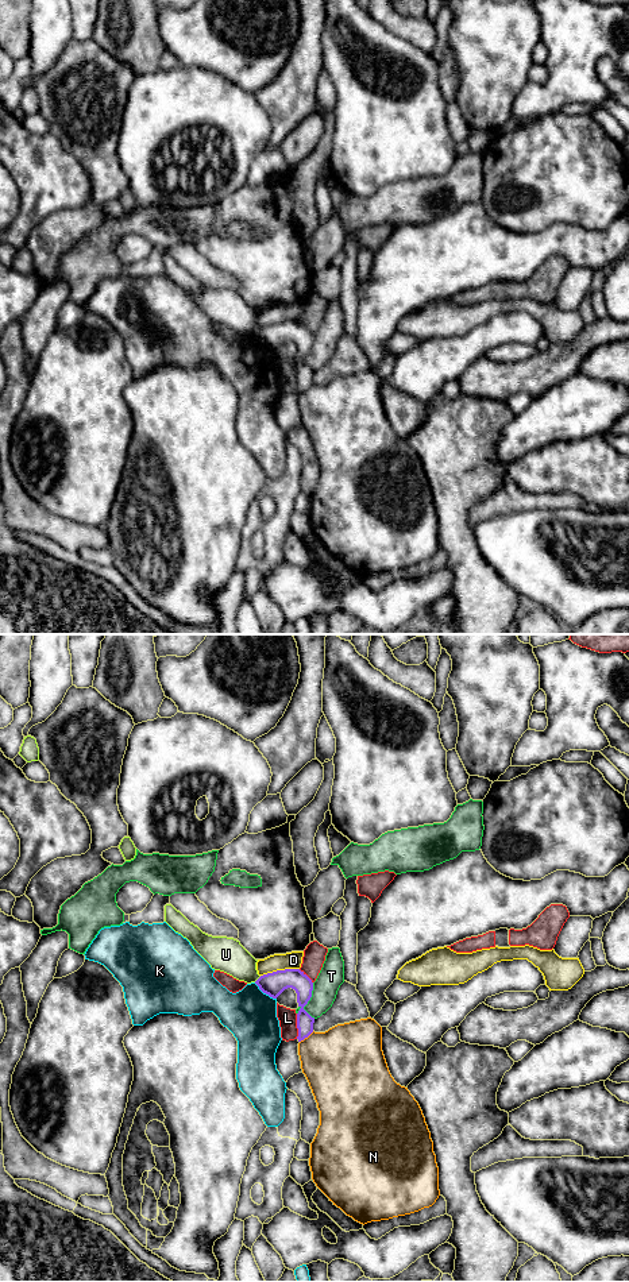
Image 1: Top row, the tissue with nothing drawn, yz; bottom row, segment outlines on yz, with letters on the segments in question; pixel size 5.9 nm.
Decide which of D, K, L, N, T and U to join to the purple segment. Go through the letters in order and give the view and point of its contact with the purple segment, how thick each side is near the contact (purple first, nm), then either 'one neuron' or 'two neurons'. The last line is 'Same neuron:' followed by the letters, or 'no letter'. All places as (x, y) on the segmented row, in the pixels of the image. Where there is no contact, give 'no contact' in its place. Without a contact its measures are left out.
D: yz (280, 970) | 140/100 nm | two neurons
K: yz (265, 992) | 140/300 nm | two neurons
L: yz (297, 1026) | 120/110 nm | two neurons
N: yz (307, 1037) | 100/420 nm | two neurons
T: yz (309, 999) | 140/150 nm | two neurons
U: yz (258, 979) | 140/200 nm | two neurons
Same neuron: no letter

